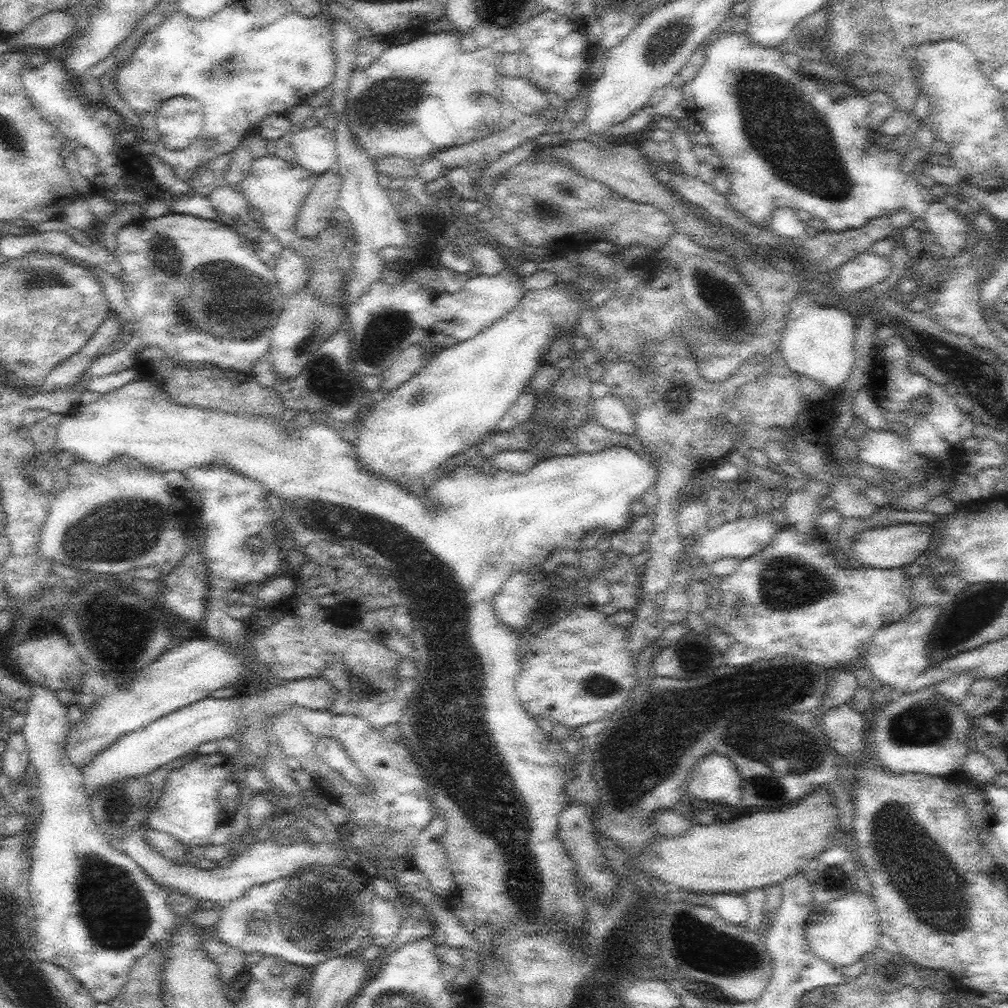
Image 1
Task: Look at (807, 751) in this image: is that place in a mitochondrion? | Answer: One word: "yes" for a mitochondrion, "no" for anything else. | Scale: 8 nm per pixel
no

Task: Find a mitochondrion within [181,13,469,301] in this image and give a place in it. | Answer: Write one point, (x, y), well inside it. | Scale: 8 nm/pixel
(396, 101)

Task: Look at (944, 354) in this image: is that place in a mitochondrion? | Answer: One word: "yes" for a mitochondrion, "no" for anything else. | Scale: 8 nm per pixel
yes

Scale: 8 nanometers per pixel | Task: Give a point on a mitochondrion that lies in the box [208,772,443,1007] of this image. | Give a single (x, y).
(315, 913)

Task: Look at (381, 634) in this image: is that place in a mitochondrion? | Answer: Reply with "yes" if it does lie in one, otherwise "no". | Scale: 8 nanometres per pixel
no

